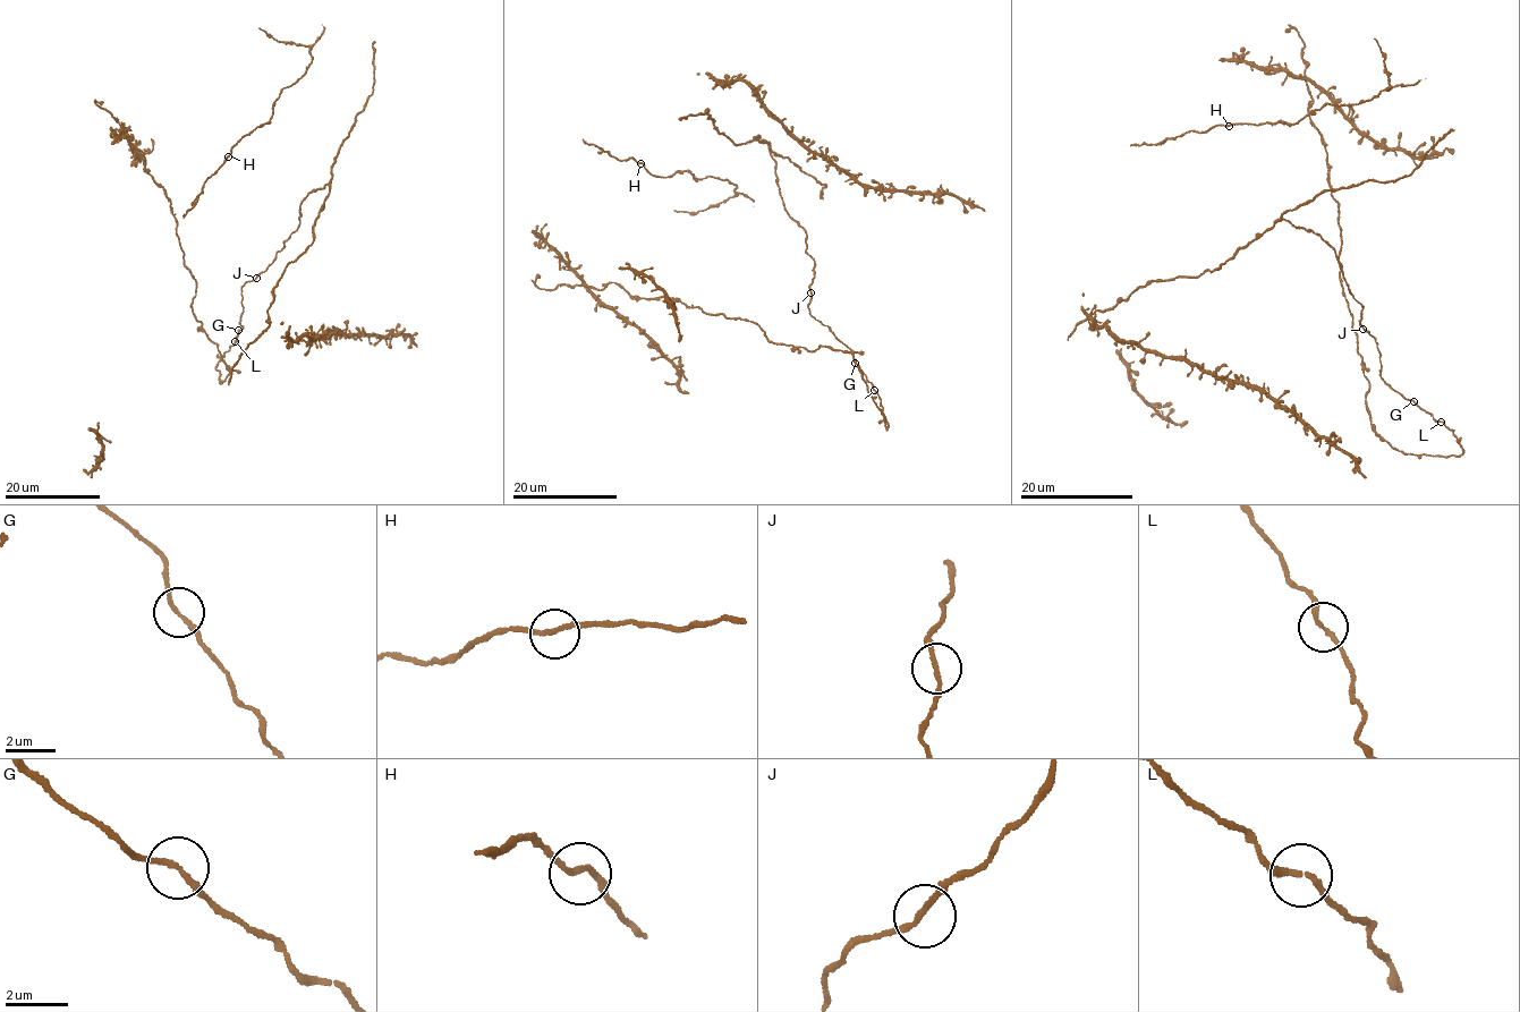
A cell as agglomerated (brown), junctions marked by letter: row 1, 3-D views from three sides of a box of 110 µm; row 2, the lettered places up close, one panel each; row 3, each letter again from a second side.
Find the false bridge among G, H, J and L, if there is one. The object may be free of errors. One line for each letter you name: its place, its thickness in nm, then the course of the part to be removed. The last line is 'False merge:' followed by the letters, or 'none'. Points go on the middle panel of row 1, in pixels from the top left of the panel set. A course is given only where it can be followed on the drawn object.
False merge: none

